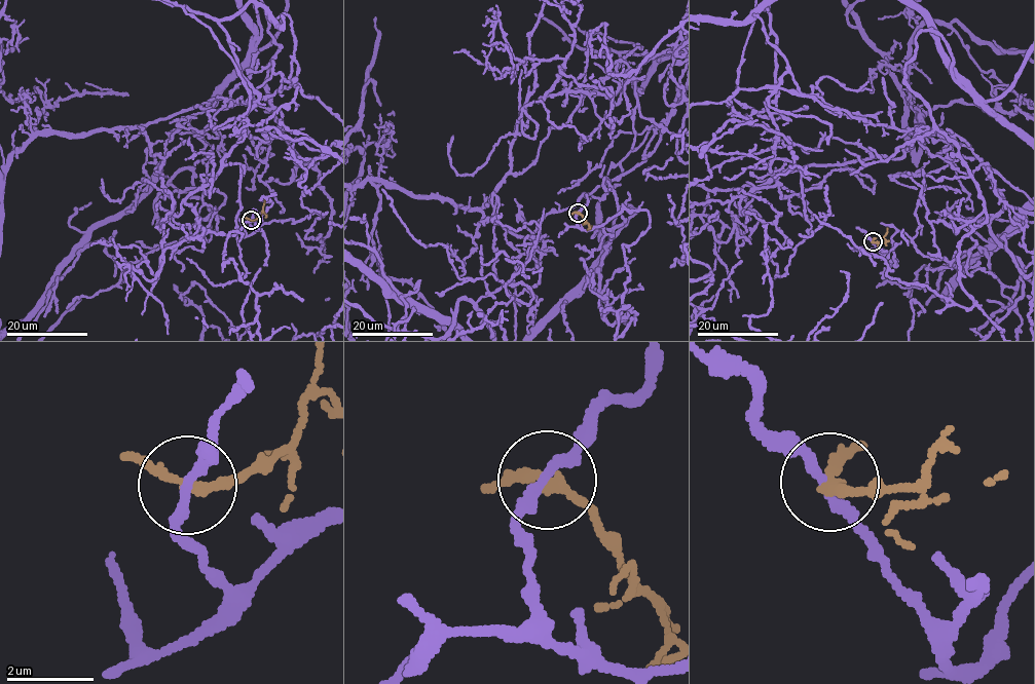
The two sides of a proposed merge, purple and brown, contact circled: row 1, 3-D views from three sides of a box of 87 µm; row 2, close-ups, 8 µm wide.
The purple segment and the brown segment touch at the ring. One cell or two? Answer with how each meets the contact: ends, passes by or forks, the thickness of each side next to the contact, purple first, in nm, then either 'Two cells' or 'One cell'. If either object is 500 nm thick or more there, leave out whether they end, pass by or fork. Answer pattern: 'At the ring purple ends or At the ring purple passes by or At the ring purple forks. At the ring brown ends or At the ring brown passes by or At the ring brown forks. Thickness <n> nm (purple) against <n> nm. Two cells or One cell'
At the ring purple passes by. At the ring brown passes by. Thickness 200 nm (purple) against 220 nm. Two cells

